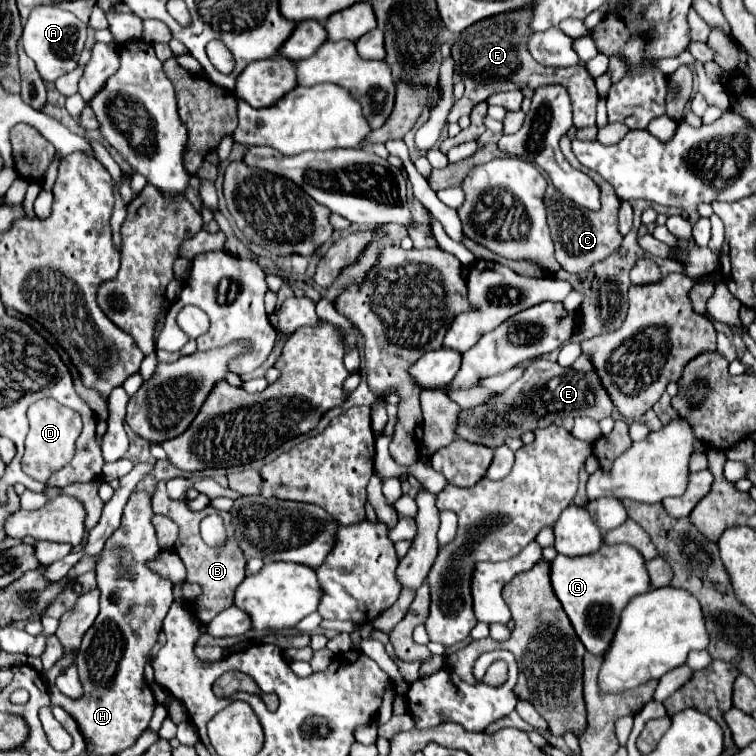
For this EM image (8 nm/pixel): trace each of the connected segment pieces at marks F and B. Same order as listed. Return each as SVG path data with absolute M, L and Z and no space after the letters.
M518 8L510 12L502 12L492 18L484 18L472 26L468 26L454 42L452 46L452 58L454 58L454 72L460 74L464 82L464 96L454 104L448 122L458 122L462 114L470 114L474 104L484 102L490 94L502 92L502 90L522 90L522 88L540 88L548 84L560 84L568 90L574 110L574 128L588 128L596 126L596 102L598 102L598 90L594 86L594 78L588 74L584 66L574 66L574 70L562 70L562 68L546 68L538 64L530 50L528 40L534 34L530 28L534 16L534 8Z
M158 482L154 492L152 492L152 510L156 514L172 514L172 520L178 524L180 528L180 536L174 544L174 552L182 558L184 566L186 566L186 582L190 584L198 584L202 588L202 594L196 596L194 600L190 600L192 604L192 612L194 616L198 618L198 622L202 624L208 624L218 612L226 610L228 606L232 606L232 600L234 600L234 590L236 586L244 580L246 572L244 572L244 566L246 566L246 558L244 554L238 550L238 544L236 542L226 542L224 546L220 548L214 548L214 546L208 546L204 544L202 536L200 536L200 522L204 516L208 514L220 514L222 518L228 518L228 512L220 512L212 506L206 506L204 510L190 510L186 500L172 500L166 492L166 482Z

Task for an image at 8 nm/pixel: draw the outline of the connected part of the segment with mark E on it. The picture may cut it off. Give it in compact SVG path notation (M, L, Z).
M582 354L572 366L564 370L562 366L556 366L550 360L536 358L526 366L524 376L516 380L508 390L500 392L498 398L490 400L486 406L480 406L474 410L462 410L462 422L456 434L470 442L496 448L504 444L506 436L518 438L526 430L546 428L556 418L590 416L594 420L602 420L604 416L610 416L612 410L614 410L614 404L606 388L602 386L590 356Z

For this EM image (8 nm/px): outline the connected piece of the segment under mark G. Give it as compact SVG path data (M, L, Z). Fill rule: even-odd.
M602 546L586 558L556 556L550 564L550 584L568 614L578 638L590 654L604 654L616 626L620 612L630 598L644 594L650 588L642 556L632 546Z

